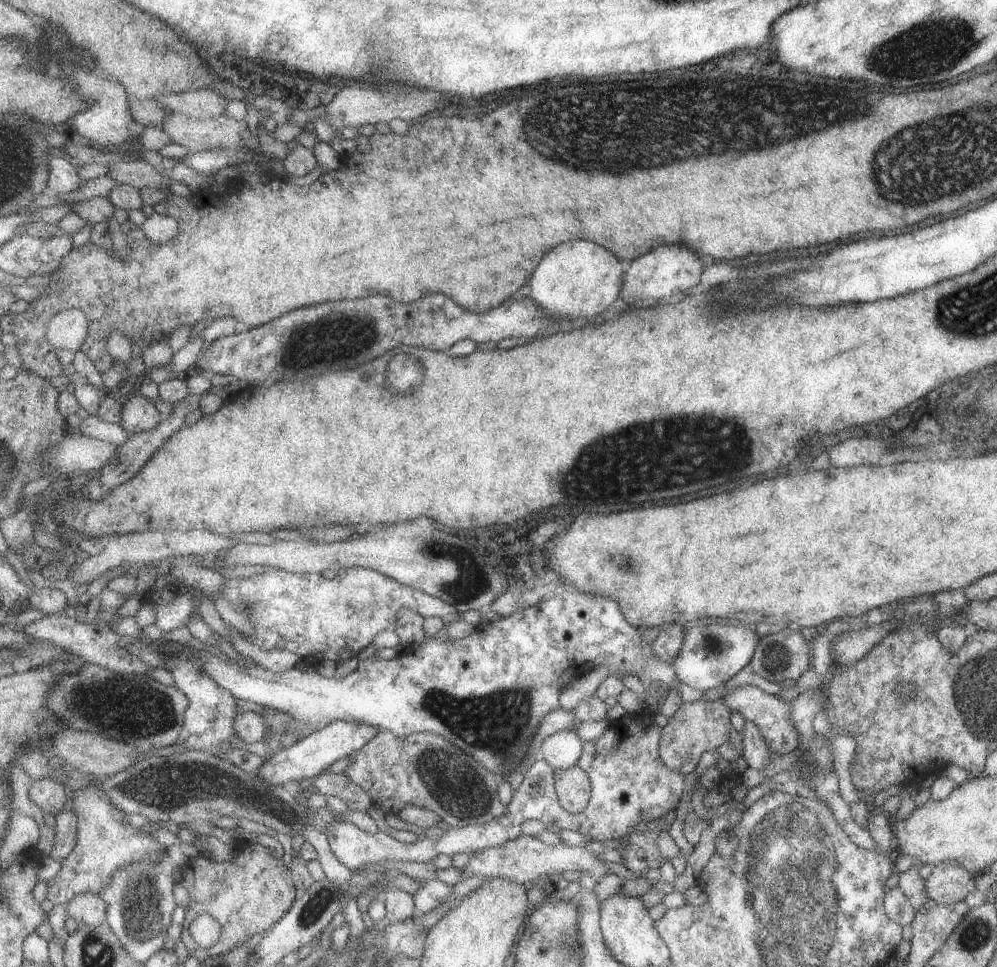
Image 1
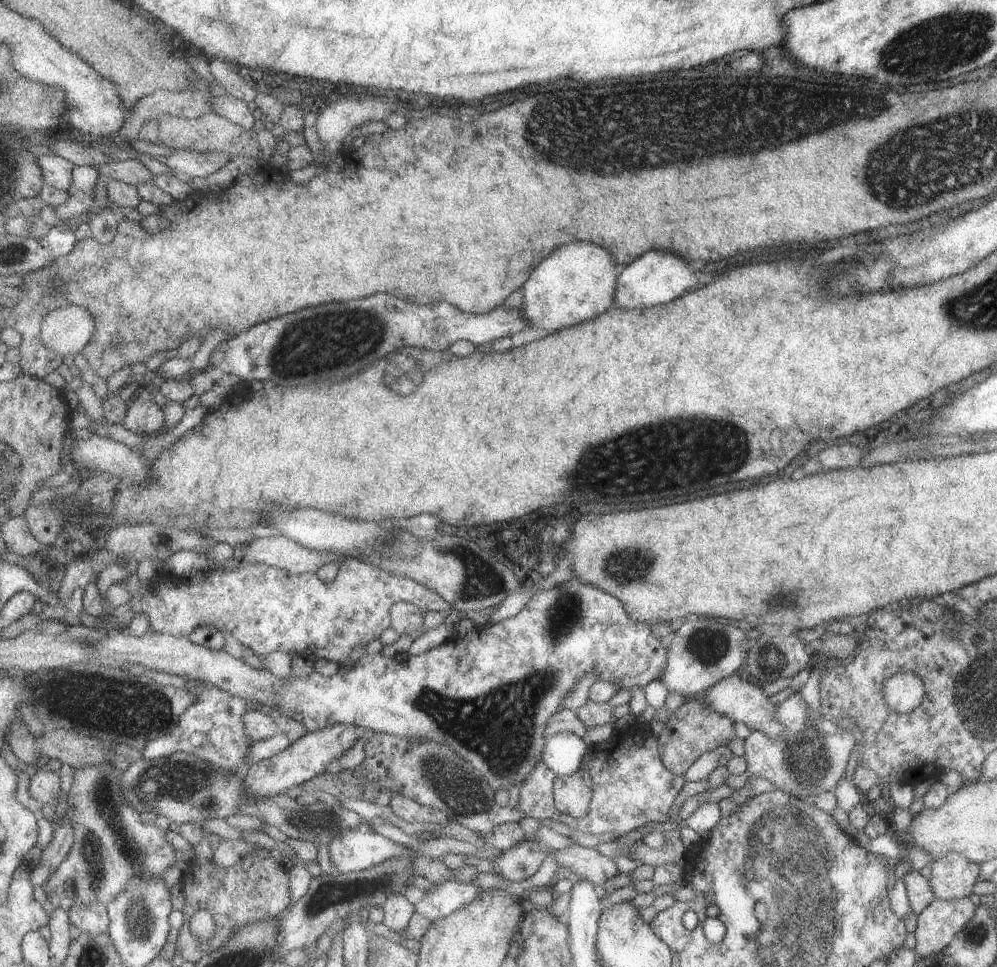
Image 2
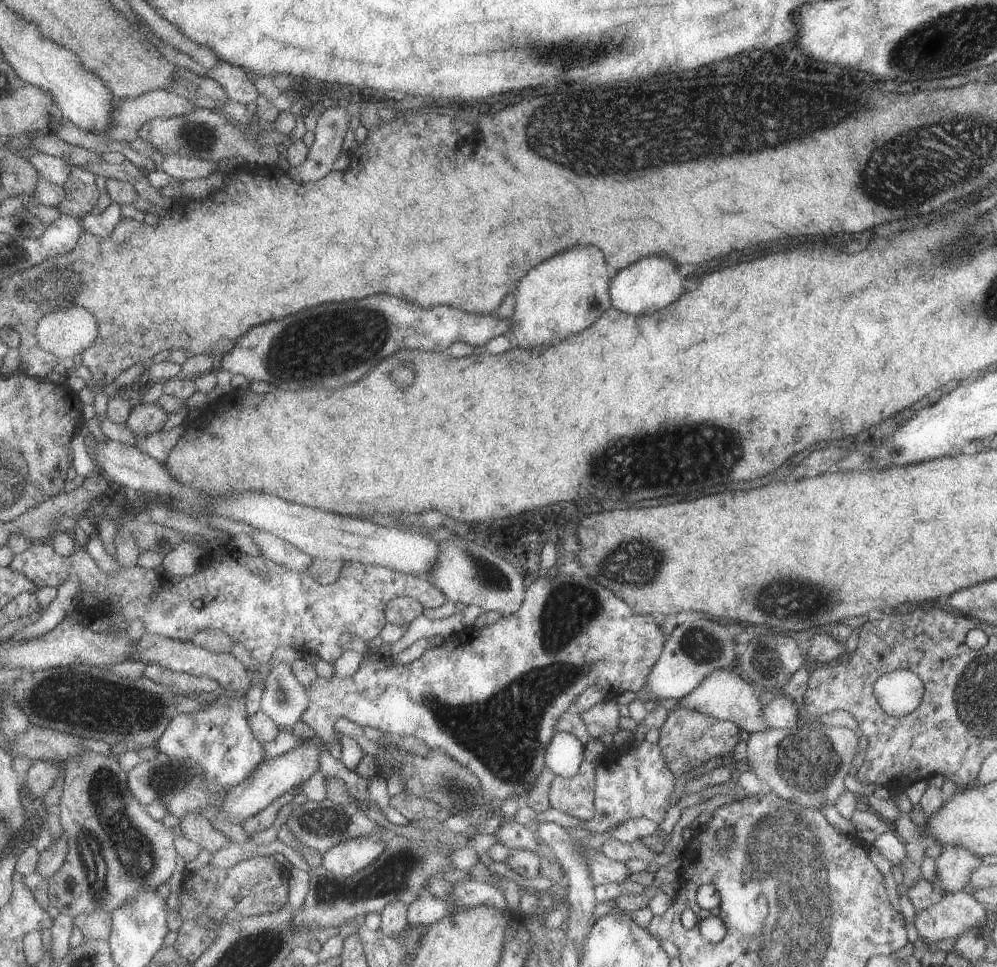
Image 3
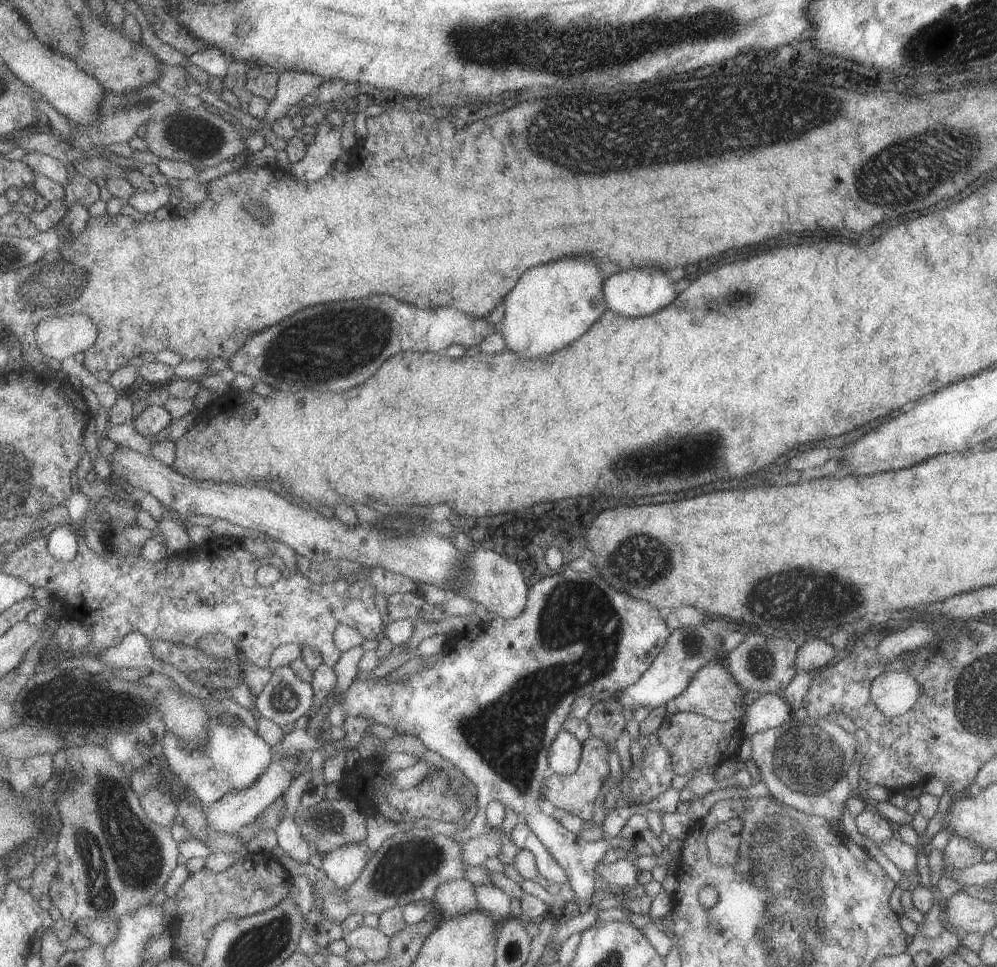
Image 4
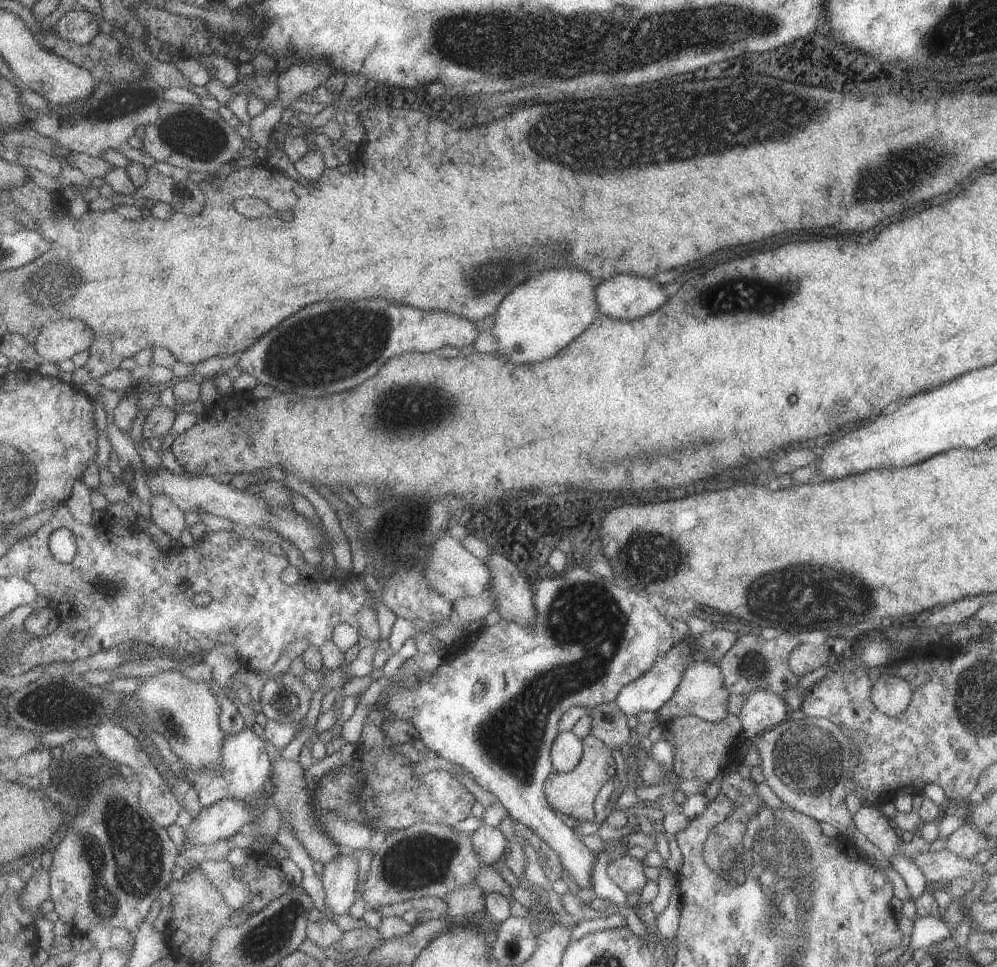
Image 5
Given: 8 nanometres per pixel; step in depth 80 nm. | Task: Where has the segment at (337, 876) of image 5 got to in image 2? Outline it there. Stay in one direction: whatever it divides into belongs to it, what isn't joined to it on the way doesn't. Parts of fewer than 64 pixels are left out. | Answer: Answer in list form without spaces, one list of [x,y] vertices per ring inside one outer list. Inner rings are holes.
[[[364,828],[345,829],[330,842],[333,862],[341,873],[362,871],[394,858],[407,857],[410,848]]]

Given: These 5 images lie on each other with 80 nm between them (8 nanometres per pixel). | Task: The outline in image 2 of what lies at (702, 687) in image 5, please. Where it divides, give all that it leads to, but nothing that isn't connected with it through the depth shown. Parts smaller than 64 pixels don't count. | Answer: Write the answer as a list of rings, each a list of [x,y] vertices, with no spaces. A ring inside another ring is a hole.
[[[736,674],[726,676],[703,692],[707,696],[701,703],[705,703],[711,710],[728,716],[732,721],[743,722],[749,731],[762,732],[767,738],[779,739],[787,730],[776,719],[776,706],[771,704],[768,696],[759,685],[740,680]]]

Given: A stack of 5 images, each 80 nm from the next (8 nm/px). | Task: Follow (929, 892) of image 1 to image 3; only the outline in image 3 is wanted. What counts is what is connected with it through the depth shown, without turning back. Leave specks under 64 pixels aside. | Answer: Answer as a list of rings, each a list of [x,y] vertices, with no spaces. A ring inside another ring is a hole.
[[[943,845],[934,859],[934,876],[942,895],[967,891],[970,875],[981,864],[981,859],[966,848]]]

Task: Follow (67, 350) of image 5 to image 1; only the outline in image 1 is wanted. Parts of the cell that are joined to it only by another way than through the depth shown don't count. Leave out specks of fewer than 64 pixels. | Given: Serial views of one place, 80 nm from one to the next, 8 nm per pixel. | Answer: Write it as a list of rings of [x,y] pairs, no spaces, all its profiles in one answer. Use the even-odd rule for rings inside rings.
[[[81,309],[61,311],[48,324],[46,337],[56,350],[81,350],[90,331],[90,318]]]

